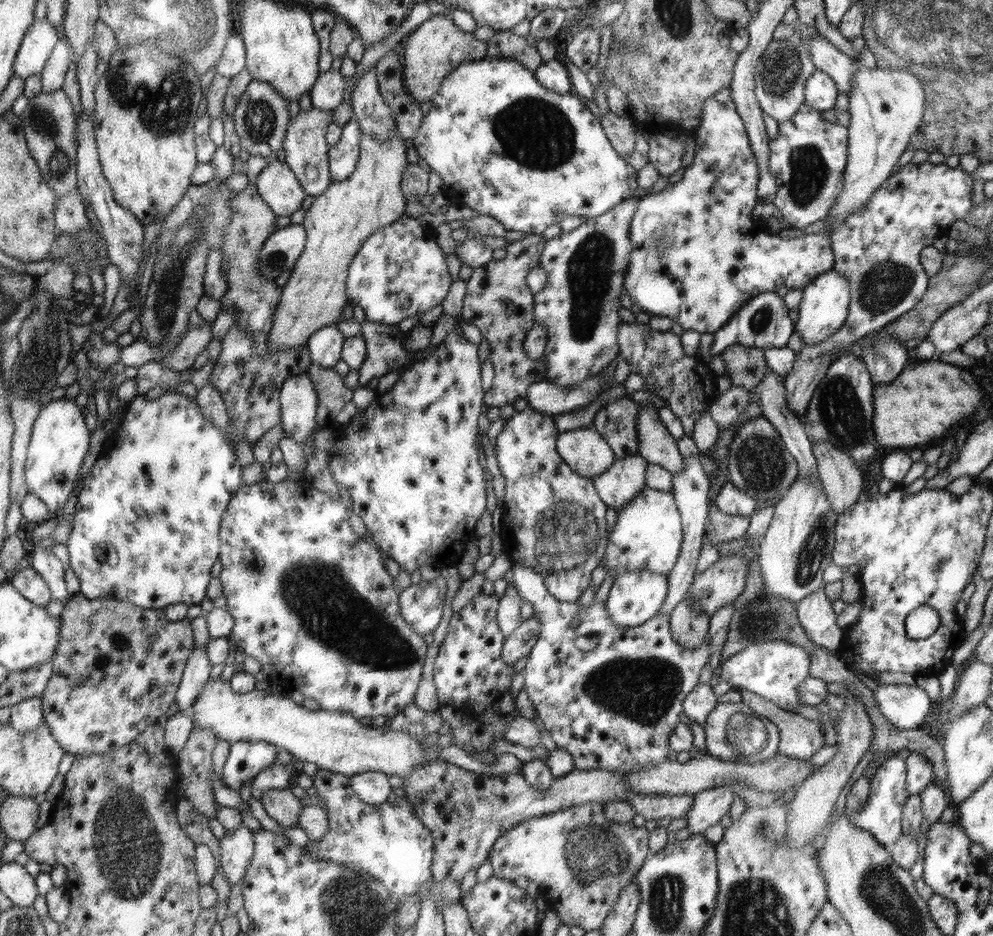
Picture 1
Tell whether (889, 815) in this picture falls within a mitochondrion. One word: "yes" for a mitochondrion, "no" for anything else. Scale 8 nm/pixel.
no

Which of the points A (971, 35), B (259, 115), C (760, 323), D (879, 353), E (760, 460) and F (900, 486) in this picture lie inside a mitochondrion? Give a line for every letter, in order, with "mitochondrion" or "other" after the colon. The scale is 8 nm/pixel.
A: mitochondrion
B: mitochondrion
C: mitochondrion
D: mitochondrion
E: mitochondrion
F: other

